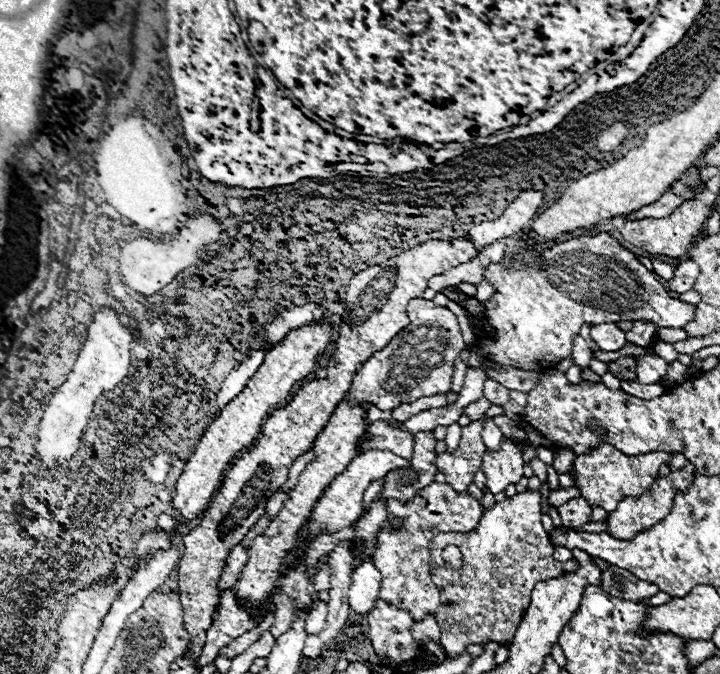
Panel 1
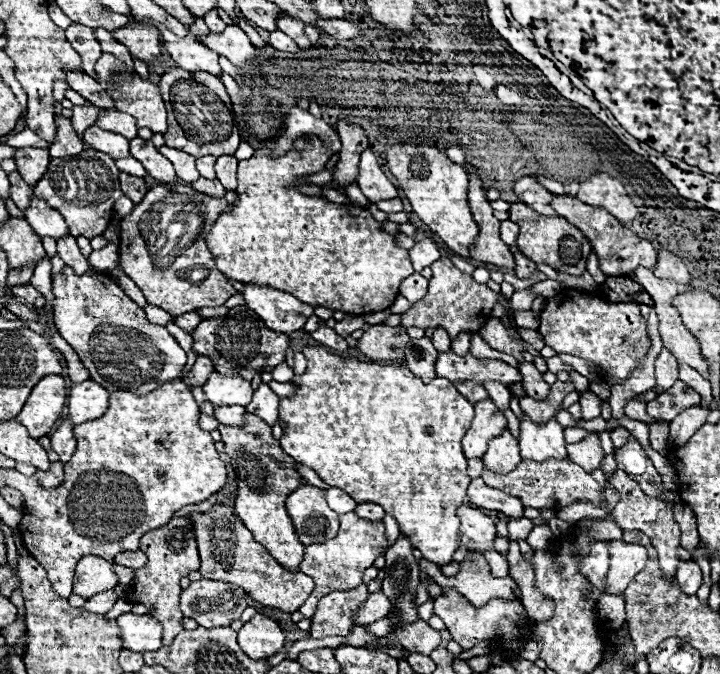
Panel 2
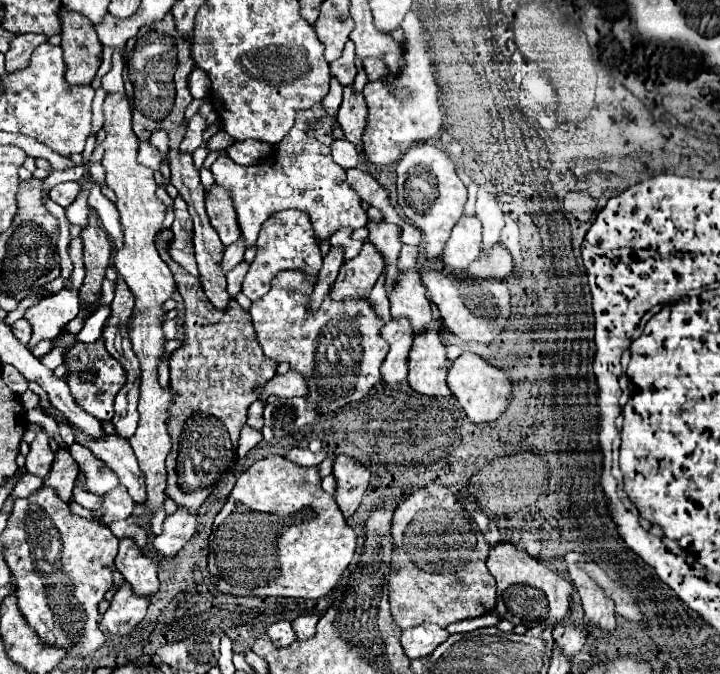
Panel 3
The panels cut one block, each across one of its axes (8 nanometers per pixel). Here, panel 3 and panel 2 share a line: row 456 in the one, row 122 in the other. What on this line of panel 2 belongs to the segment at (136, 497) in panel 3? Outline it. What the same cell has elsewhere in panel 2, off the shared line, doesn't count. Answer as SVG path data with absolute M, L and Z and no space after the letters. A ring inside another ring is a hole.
M108 110L104 116L98 118L96 122L100 128L104 130L110 130L110 132L116 132L116 134L122 134L124 138L132 140L138 136L138 128L136 128L136 120L124 112L118 112L118 110Z

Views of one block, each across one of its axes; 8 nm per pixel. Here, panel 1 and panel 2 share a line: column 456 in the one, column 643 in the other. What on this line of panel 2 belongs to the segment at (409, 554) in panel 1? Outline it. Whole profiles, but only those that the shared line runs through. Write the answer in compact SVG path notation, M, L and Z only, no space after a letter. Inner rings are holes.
M622 470L612 474L610 482L618 490L620 502L616 504L616 508L606 518L612 516L622 530L640 530L640 532L644 532L652 540L652 546L658 552L658 560L660 560L660 568L662 568L664 576L668 580L672 580L674 574L676 574L676 566L680 562L680 558L676 556L676 550L680 546L680 528L678 528L678 524L672 518L672 506L668 506L666 502L662 502L658 498L646 496L640 490L640 486L634 480L630 480L630 476L626 472L622 472Z

